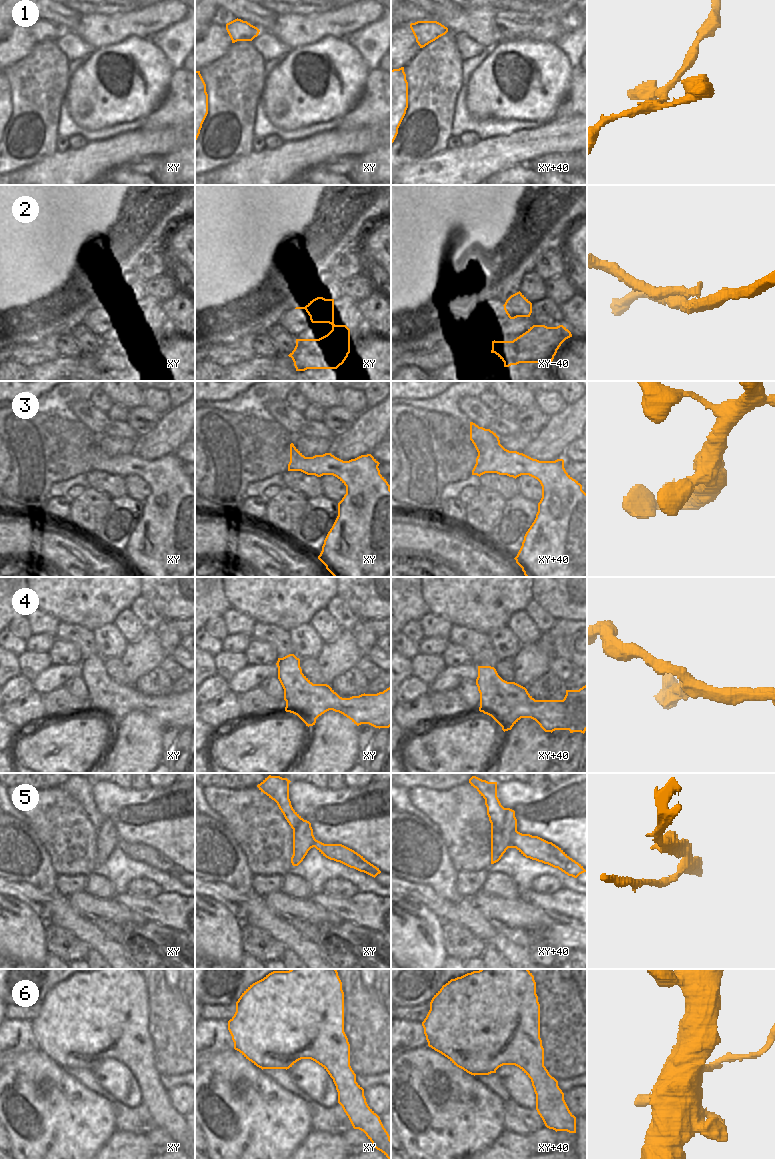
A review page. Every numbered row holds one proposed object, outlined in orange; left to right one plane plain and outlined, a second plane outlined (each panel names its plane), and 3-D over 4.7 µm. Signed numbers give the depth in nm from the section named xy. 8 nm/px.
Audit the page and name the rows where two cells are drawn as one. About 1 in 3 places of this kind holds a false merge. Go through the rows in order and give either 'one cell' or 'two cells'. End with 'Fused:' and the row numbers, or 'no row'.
1: one cell
2: two cells
3: one cell
4: one cell
5: two cells
6: two cells
Fused: 2, 5, 6

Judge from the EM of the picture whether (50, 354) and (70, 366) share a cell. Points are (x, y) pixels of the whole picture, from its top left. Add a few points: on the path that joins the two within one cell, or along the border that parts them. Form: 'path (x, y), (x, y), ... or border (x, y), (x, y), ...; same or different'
border (60, 355), (34, 367); different

